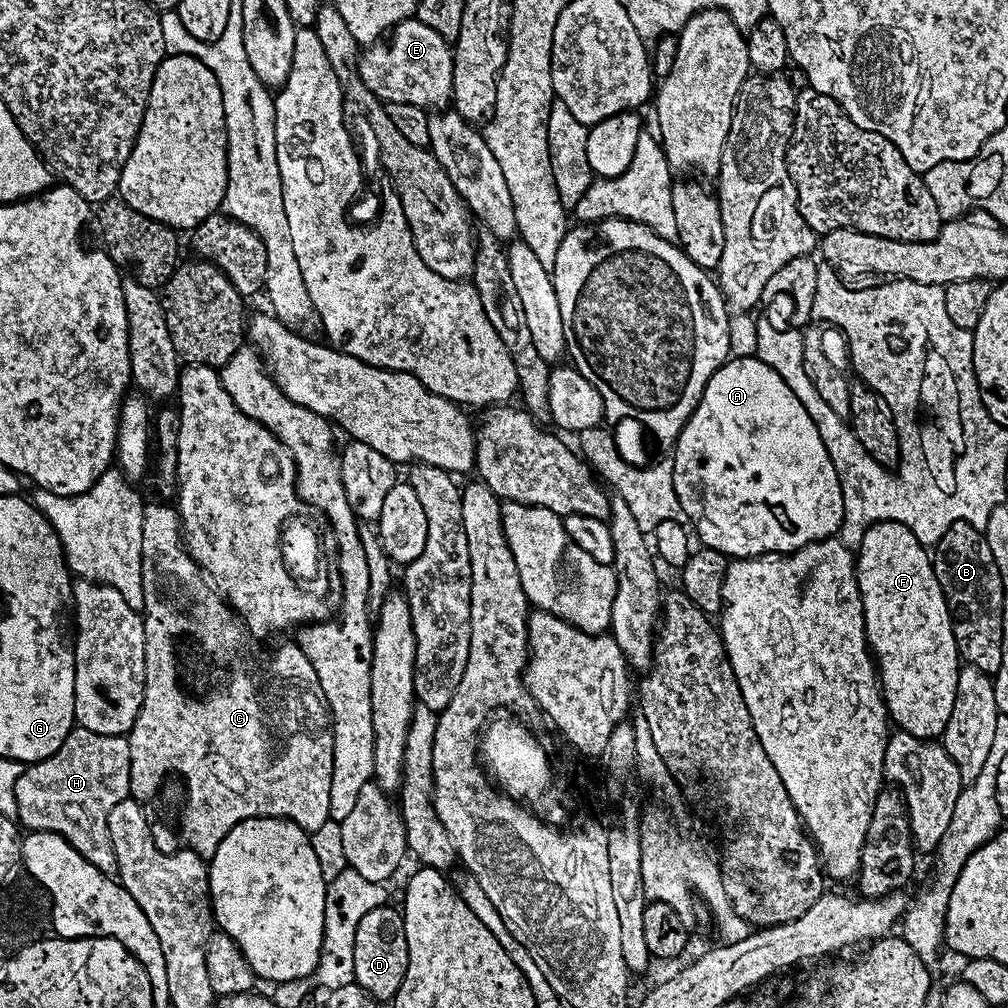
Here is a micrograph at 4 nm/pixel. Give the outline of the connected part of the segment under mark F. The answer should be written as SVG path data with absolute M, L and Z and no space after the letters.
M878 520L864 530L856 556L856 577L868 647L878 665L880 691L884 694L891 723L899 731L909 732L923 740L943 737L946 722L950 722L950 710L954 710L962 661L956 650L952 619L942 586L938 586L938 578L934 578L929 549L920 544L906 526L893 520Z

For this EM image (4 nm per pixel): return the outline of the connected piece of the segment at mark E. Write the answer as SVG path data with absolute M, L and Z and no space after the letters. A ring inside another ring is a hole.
M415 18L400 21L391 29L387 40L388 48L384 42L377 42L367 45L359 53L357 72L366 86L385 105L408 102L410 106L425 110L443 109L452 99L453 45L444 40L438 30L430 30L430 26ZM404 80L412 84L412 96L404 93Z

